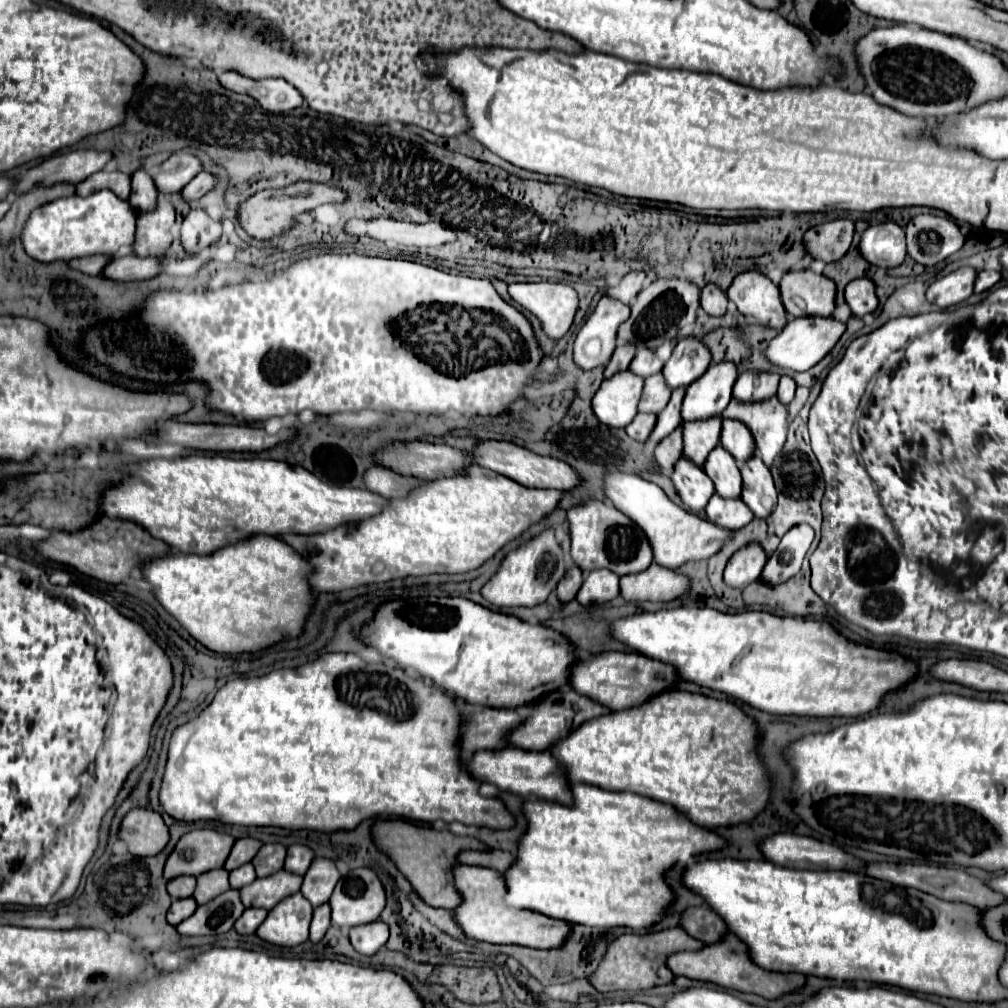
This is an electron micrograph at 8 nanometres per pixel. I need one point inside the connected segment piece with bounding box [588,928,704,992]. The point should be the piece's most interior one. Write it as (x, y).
(633, 961)

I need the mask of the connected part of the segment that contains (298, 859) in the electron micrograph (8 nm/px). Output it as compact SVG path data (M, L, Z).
M294 844L288 848L288 856L286 856L286 864L284 864L284 870L288 872L294 872L294 874L300 874L304 876L310 862L312 862L314 854L310 848L306 846L300 846L300 844Z

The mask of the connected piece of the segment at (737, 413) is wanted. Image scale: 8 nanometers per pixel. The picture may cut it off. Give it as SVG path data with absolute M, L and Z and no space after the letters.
M776 396L758 404L742 404L732 398L722 418L738 420L748 426L756 442L756 454L770 468L786 442L788 408L782 406Z

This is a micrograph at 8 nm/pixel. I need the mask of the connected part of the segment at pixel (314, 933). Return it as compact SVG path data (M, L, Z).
M322 904L314 910L314 918L310 924L310 940L320 942L328 928L330 928L330 904Z

